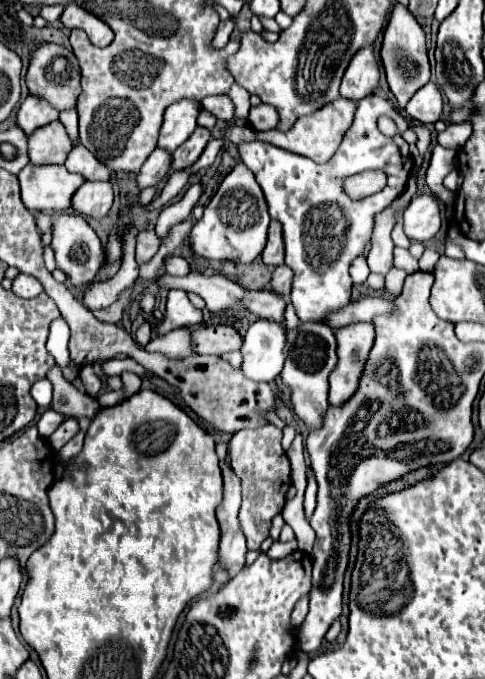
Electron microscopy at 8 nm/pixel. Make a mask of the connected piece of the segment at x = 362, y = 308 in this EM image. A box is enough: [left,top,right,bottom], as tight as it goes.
[325,297,393,329]

